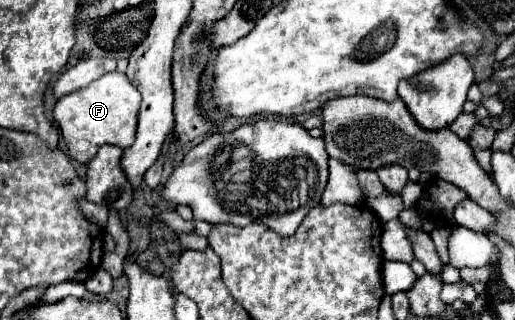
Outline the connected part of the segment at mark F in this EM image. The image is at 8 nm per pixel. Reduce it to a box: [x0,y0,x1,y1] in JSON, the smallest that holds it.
[52,72,142,164]

